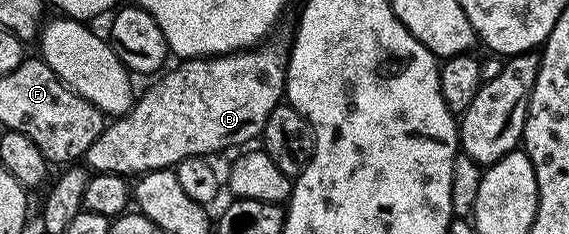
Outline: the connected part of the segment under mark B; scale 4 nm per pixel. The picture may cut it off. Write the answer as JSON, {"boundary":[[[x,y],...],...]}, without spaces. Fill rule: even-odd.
{"boundary":[[[268,47],[265,51],[260,50],[241,49],[215,57],[185,59],[179,64],[181,67],[161,74],[155,80],[157,83],[144,96],[140,95],[128,112],[113,118],[105,126],[98,141],[94,141],[90,149],[86,149],[83,162],[89,172],[139,177],[147,171],[167,171],[175,168],[176,164],[191,155],[212,157],[215,156],[215,151],[224,151],[227,147],[243,148],[248,145],[243,143],[248,143],[251,139],[259,140],[263,136],[270,113],[281,106],[286,95],[285,48]]]}

